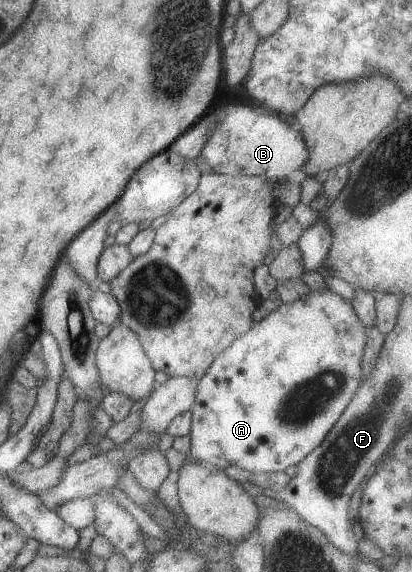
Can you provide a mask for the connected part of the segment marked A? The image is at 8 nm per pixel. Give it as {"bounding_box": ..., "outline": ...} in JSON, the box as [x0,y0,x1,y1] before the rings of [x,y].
{"bounding_box":[190,289,367,476],"outline":[[[329,289],[323,291],[310,290],[301,299],[296,299],[291,303],[279,303],[275,310],[271,311],[260,322],[255,323],[245,335],[239,336],[225,351],[222,351],[213,360],[209,369],[207,369],[207,373],[198,381],[195,403],[190,409],[192,415],[190,457],[197,462],[223,469],[228,466],[237,466],[247,472],[248,476],[253,473],[283,472],[287,467],[297,465],[326,438],[327,432],[331,431],[339,416],[345,411],[347,404],[353,399],[353,395],[355,395],[359,384],[364,378],[362,359],[367,338],[367,327],[355,313],[353,306],[351,306],[351,301]]]}

